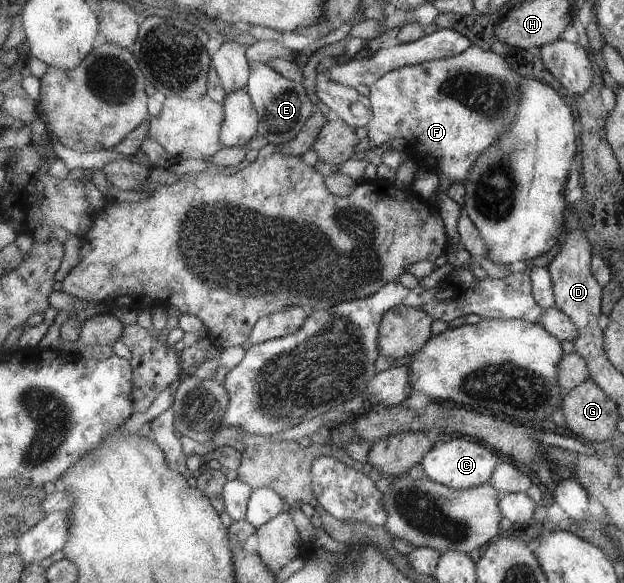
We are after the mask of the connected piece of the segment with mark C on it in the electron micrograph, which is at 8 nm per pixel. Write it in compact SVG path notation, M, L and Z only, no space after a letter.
M451 437L440 439L435 447L427 453L421 463L424 475L436 482L455 489L469 489L492 483L496 467L503 461L488 446L475 443L473 439Z

